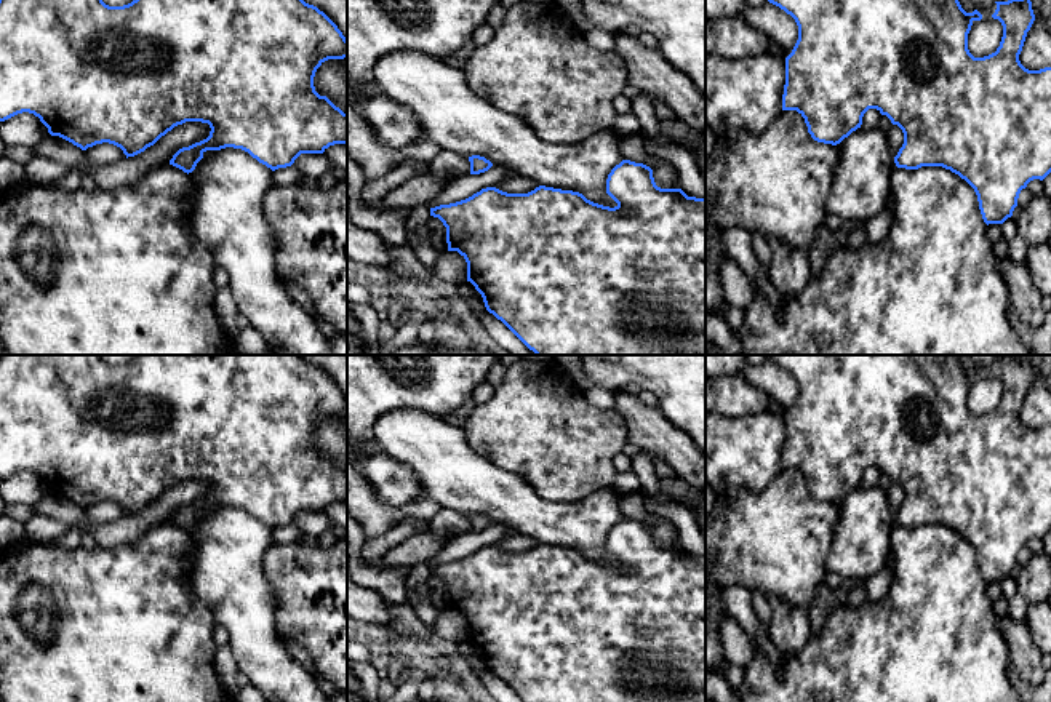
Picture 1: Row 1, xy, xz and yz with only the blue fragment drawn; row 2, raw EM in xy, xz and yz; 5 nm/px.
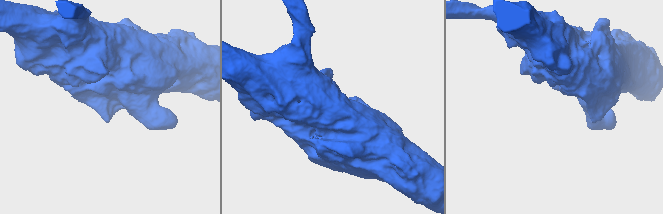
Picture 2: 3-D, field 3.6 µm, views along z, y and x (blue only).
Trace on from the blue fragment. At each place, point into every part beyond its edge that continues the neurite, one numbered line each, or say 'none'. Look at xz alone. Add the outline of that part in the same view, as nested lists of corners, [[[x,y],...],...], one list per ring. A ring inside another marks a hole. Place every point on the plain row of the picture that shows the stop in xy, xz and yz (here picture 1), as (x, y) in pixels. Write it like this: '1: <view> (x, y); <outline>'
none

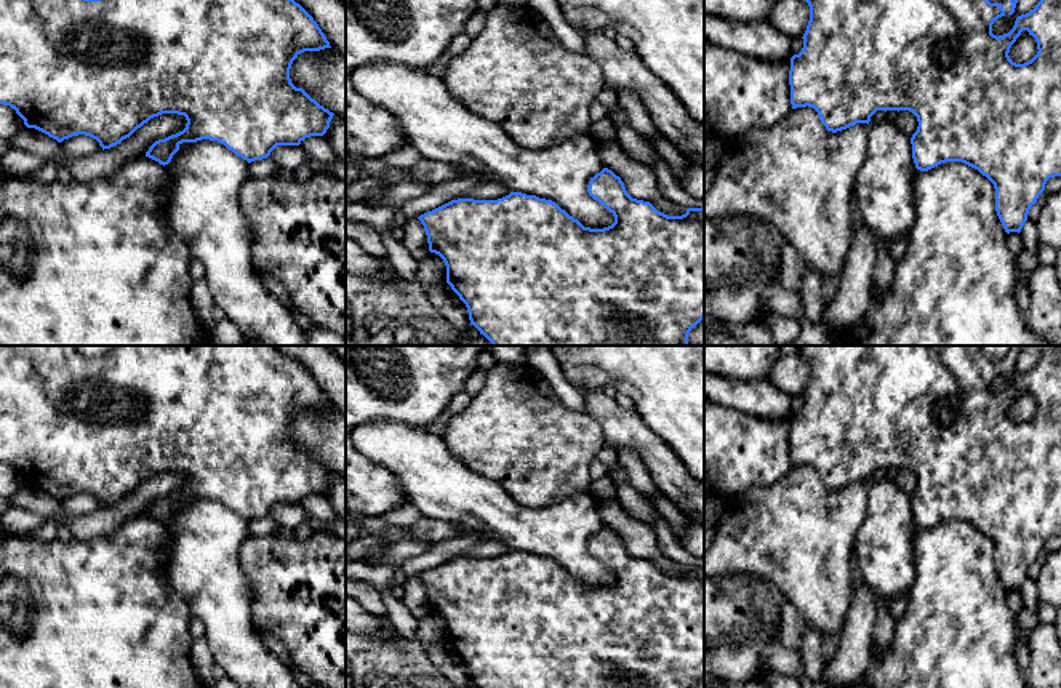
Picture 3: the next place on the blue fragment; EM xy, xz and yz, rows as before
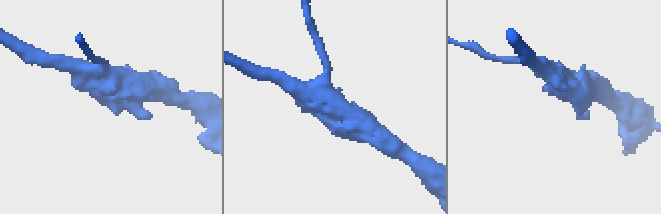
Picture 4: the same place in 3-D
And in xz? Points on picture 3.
none

